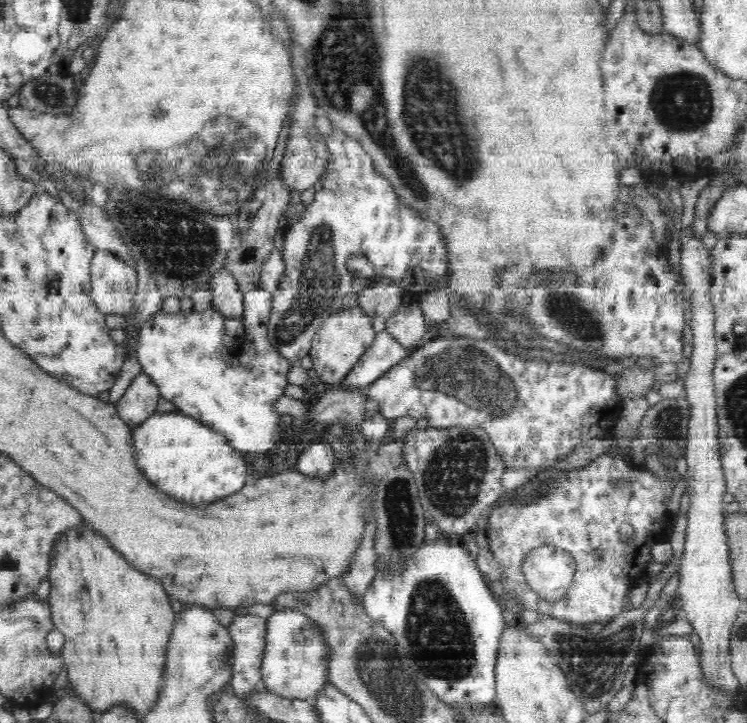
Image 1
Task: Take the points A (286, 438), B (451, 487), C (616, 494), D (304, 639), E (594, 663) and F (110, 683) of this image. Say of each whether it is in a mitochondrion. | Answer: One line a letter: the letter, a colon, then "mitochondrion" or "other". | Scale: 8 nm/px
A: other
B: mitochondrion
C: mitochondrion
D: other
E: mitochondrion
F: other

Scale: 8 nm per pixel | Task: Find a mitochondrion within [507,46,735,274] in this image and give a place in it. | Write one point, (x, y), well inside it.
(682, 101)

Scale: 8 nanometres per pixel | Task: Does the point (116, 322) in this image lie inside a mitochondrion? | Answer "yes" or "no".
no

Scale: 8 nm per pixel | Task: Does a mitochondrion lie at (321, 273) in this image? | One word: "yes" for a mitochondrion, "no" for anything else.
yes

